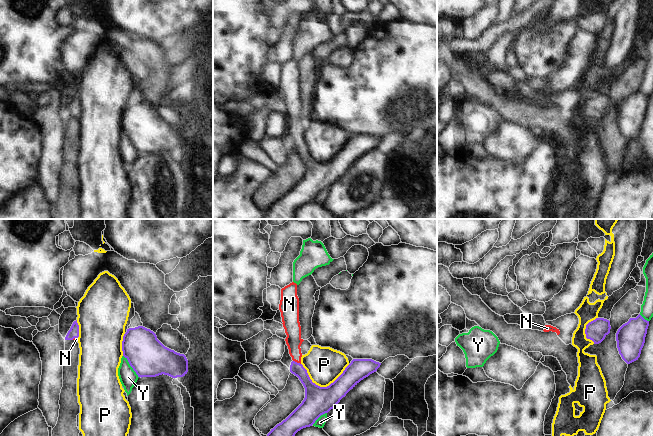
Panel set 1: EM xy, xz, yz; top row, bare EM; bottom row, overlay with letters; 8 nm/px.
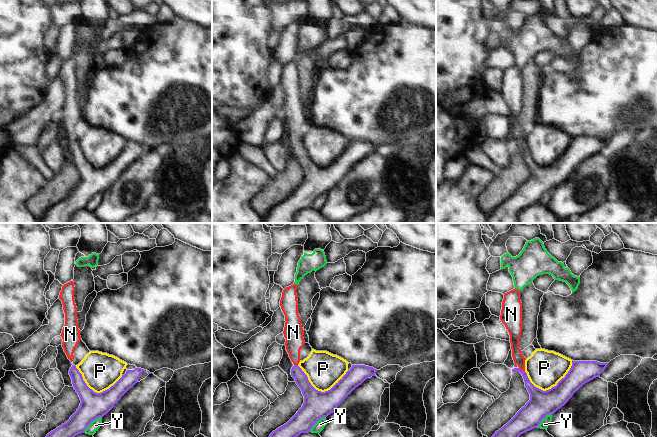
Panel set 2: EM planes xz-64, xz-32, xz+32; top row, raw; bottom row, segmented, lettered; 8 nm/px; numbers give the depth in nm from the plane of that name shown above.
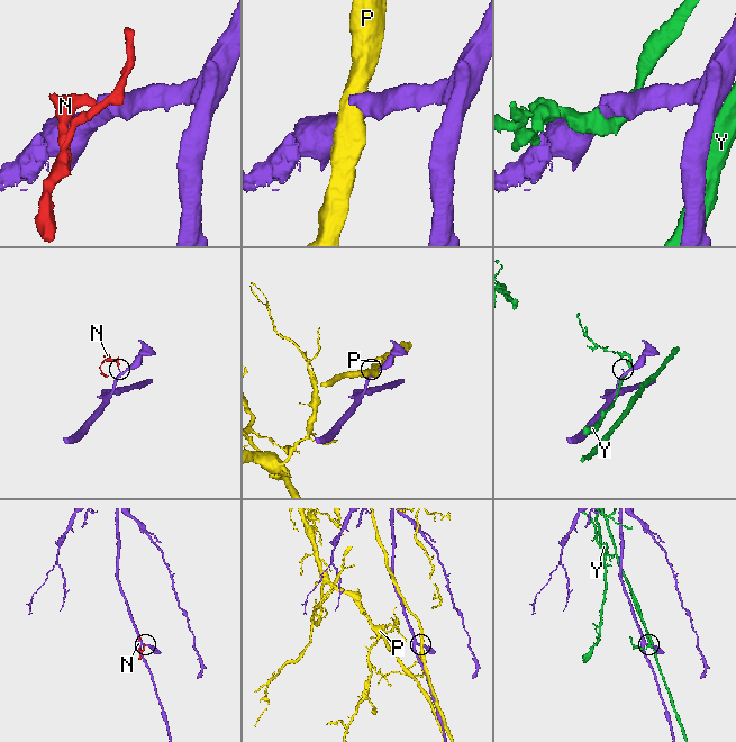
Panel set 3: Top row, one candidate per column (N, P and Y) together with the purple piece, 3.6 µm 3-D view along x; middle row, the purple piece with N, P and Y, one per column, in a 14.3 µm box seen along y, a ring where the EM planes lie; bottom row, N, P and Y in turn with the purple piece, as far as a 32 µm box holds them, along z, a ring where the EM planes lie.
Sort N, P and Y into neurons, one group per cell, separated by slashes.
N / P / Y

